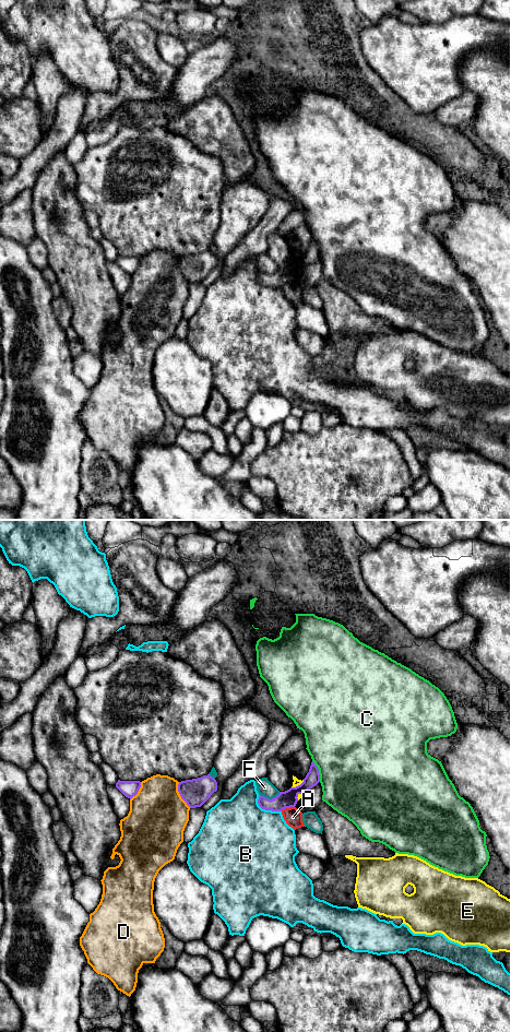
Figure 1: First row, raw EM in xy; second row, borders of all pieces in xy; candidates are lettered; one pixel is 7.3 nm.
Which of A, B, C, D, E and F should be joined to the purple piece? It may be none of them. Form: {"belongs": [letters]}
{"belongs": []}

